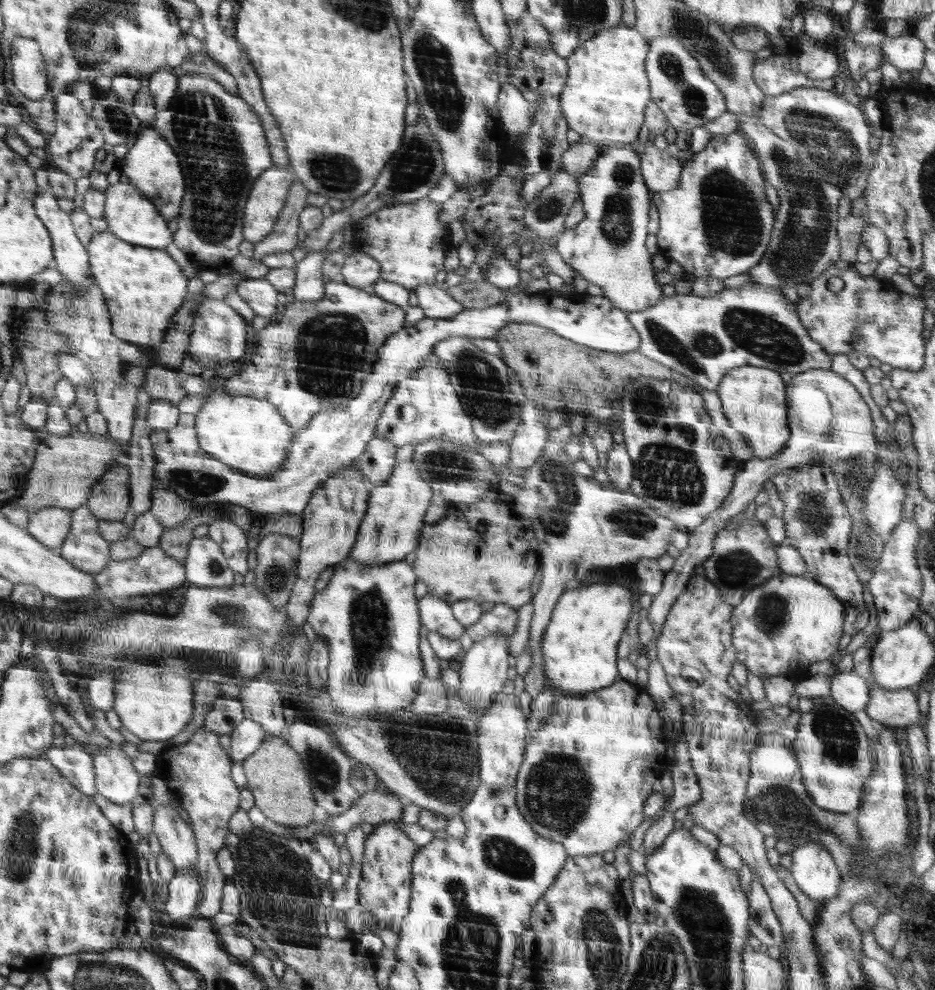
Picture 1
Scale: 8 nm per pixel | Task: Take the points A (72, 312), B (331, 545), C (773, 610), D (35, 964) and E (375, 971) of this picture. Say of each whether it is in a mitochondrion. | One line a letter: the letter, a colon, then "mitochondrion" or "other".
A: mitochondrion
B: other
C: mitochondrion
D: other
E: other

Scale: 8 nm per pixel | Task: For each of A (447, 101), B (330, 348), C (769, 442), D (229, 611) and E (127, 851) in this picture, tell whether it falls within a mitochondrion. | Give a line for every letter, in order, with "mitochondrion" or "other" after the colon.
A: mitochondrion
B: mitochondrion
C: other
D: mitochondrion
E: other

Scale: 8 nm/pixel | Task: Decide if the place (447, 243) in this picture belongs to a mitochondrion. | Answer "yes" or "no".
no

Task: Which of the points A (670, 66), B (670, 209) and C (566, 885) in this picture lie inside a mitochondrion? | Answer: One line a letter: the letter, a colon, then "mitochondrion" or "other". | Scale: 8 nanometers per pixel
A: mitochondrion
B: other
C: other

